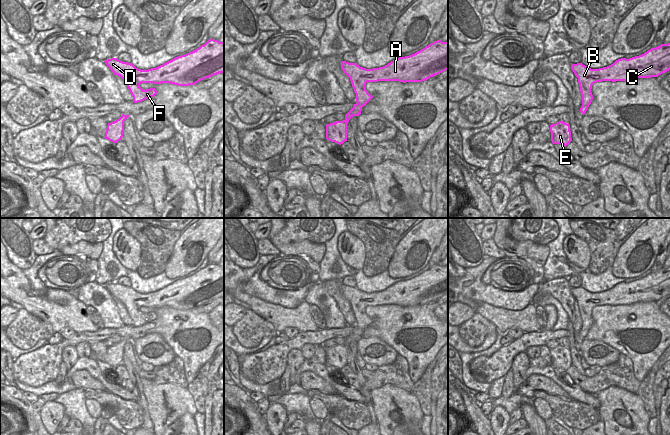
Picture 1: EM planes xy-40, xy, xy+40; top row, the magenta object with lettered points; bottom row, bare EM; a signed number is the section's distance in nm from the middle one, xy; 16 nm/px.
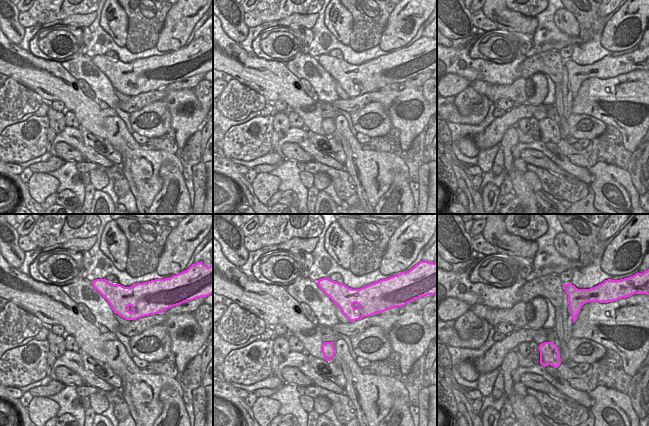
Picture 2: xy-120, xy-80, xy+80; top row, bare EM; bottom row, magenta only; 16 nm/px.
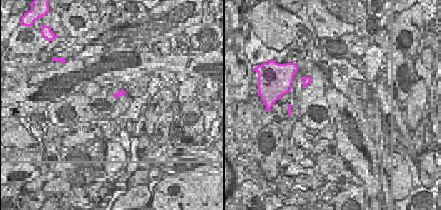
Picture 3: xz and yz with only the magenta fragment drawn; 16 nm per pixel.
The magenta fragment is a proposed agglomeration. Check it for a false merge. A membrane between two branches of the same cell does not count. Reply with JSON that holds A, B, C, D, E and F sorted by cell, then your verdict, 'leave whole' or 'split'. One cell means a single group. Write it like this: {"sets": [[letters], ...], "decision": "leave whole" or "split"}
{"sets": [["A", "B", "C", "D", "E", "F"]], "decision": "leave whole"}

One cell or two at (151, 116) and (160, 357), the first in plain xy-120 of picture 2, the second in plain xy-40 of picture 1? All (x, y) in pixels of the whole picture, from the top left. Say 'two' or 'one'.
one

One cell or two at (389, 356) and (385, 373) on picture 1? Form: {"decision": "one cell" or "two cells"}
{"decision": "two cells"}

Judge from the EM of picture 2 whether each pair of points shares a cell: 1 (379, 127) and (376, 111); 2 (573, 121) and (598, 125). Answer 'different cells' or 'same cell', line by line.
1: same cell
2: same cell

